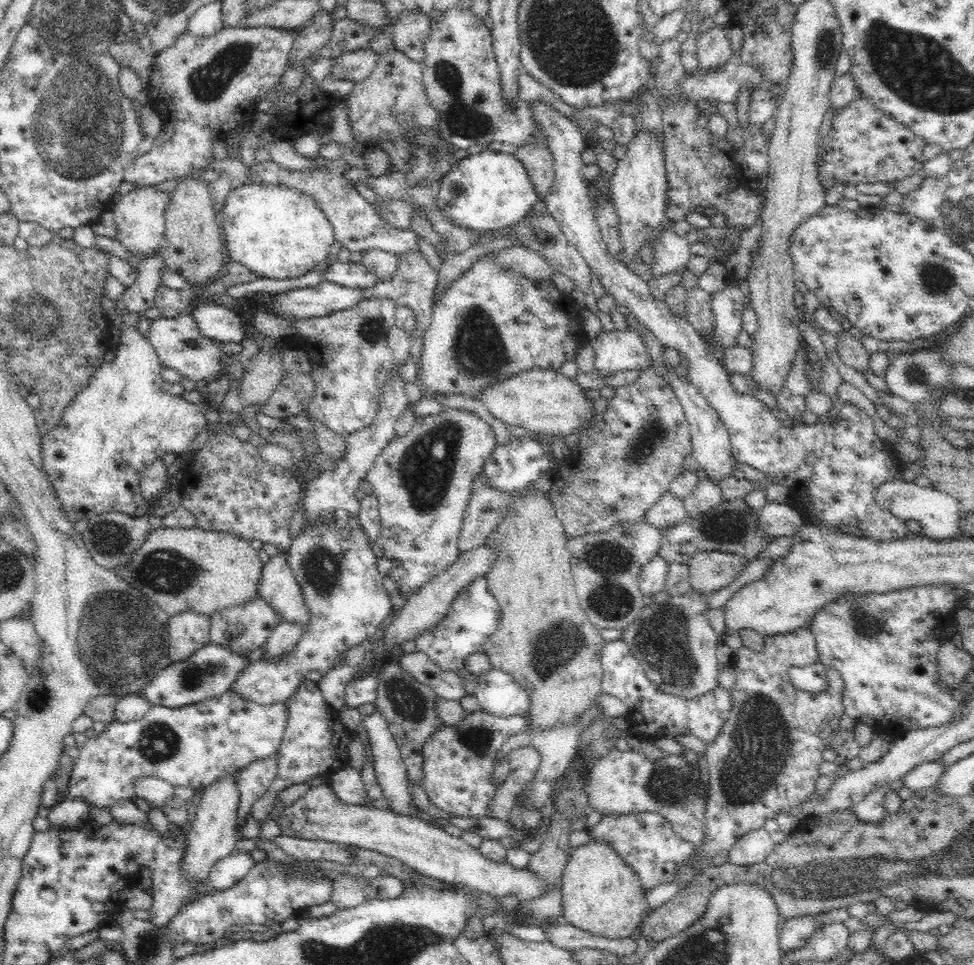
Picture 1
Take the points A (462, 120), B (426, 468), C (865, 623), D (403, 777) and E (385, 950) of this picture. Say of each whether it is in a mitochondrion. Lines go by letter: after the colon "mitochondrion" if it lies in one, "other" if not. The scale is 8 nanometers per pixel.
A: mitochondrion
B: mitochondrion
C: mitochondrion
D: other
E: mitochondrion

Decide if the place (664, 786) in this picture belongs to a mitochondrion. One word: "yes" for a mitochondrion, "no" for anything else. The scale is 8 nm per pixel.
yes

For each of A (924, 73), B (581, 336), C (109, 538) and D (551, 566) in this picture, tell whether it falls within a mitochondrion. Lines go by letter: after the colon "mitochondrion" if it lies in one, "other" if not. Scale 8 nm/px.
A: mitochondrion
B: other
C: mitochondrion
D: other

